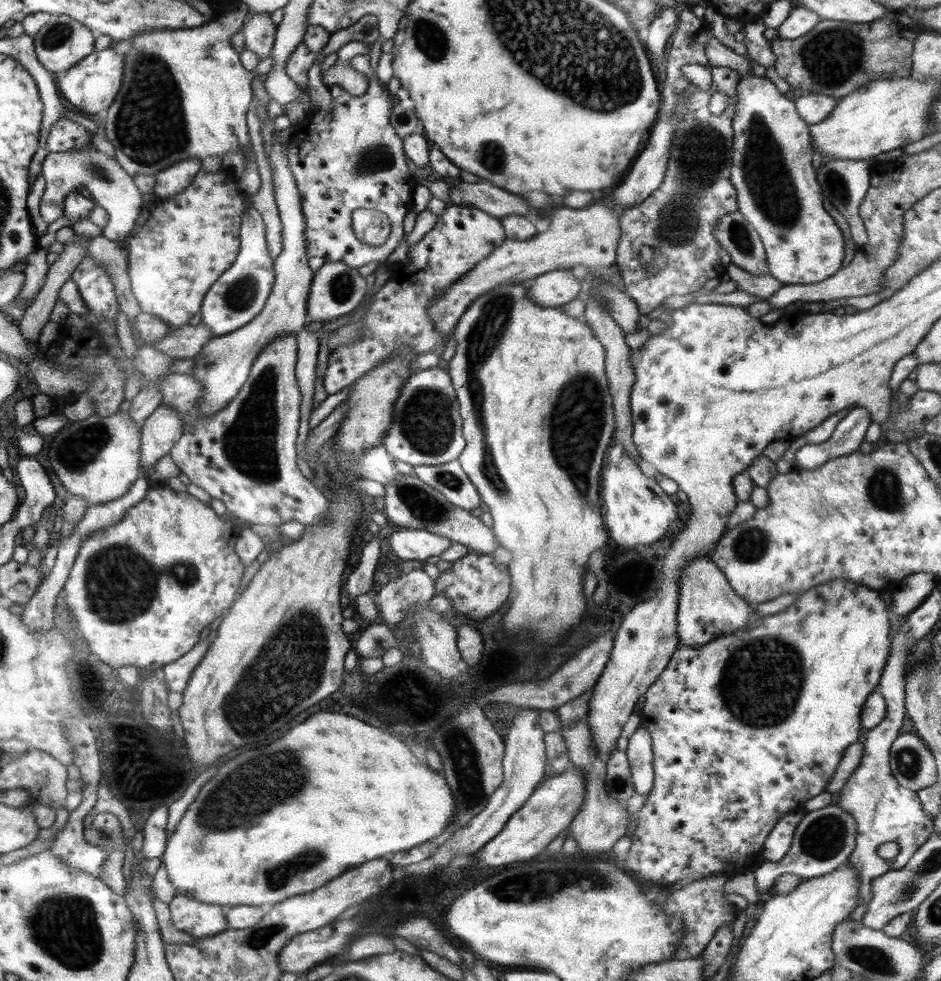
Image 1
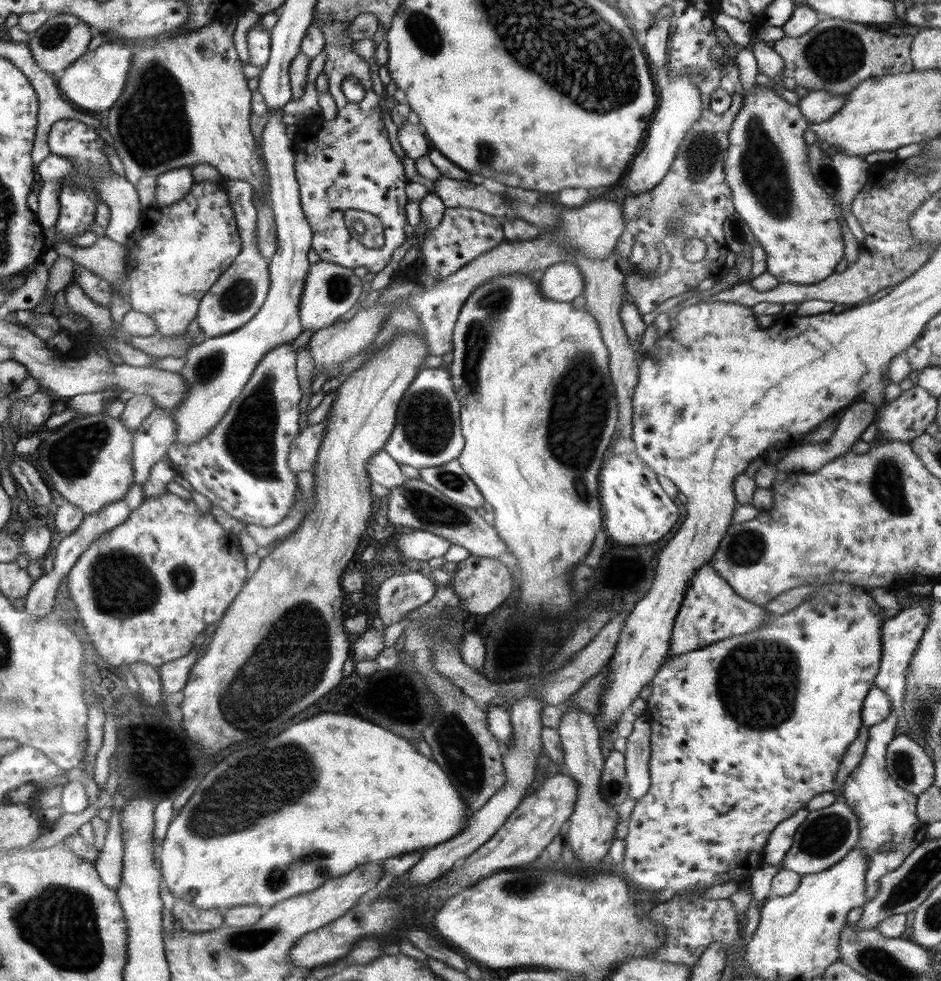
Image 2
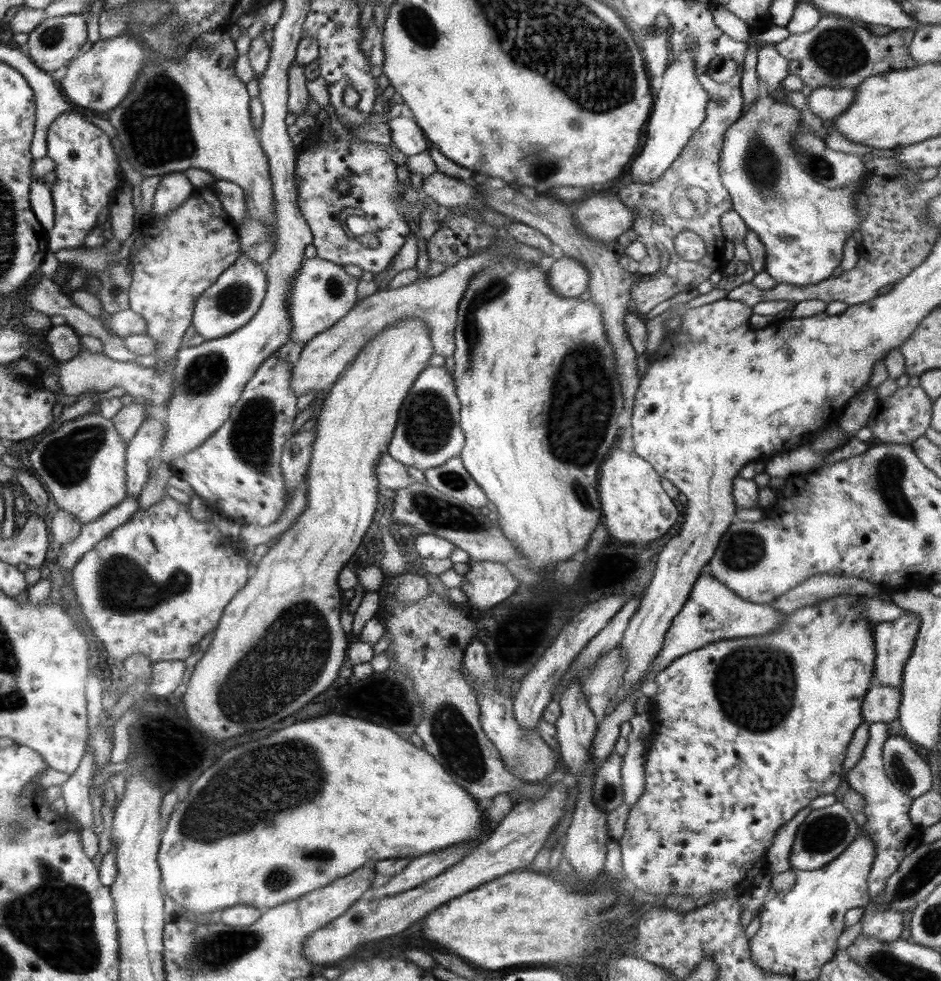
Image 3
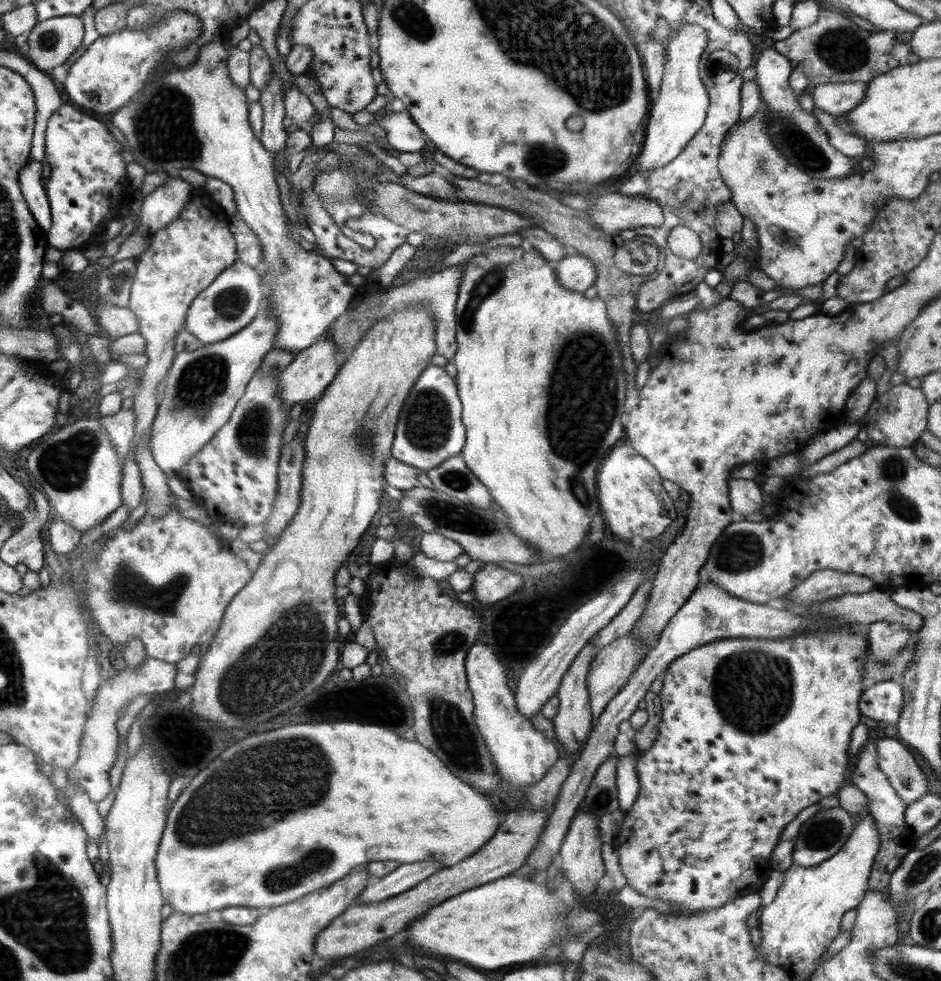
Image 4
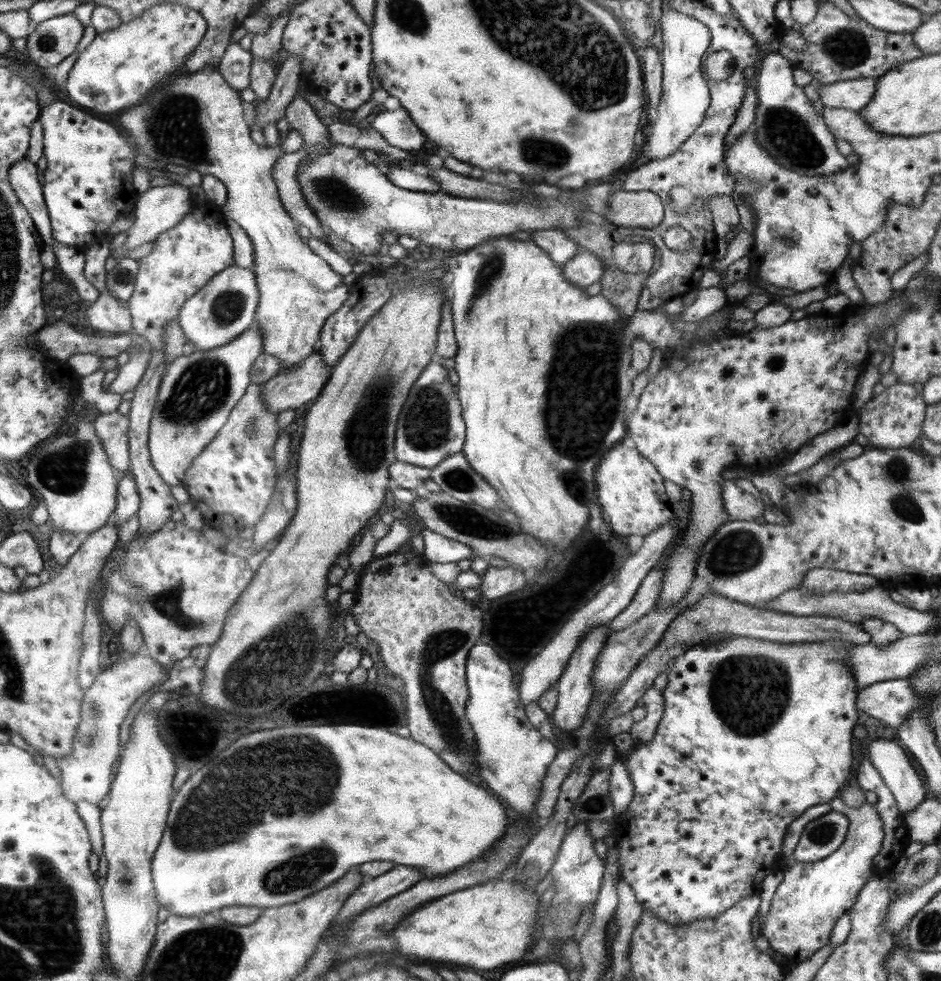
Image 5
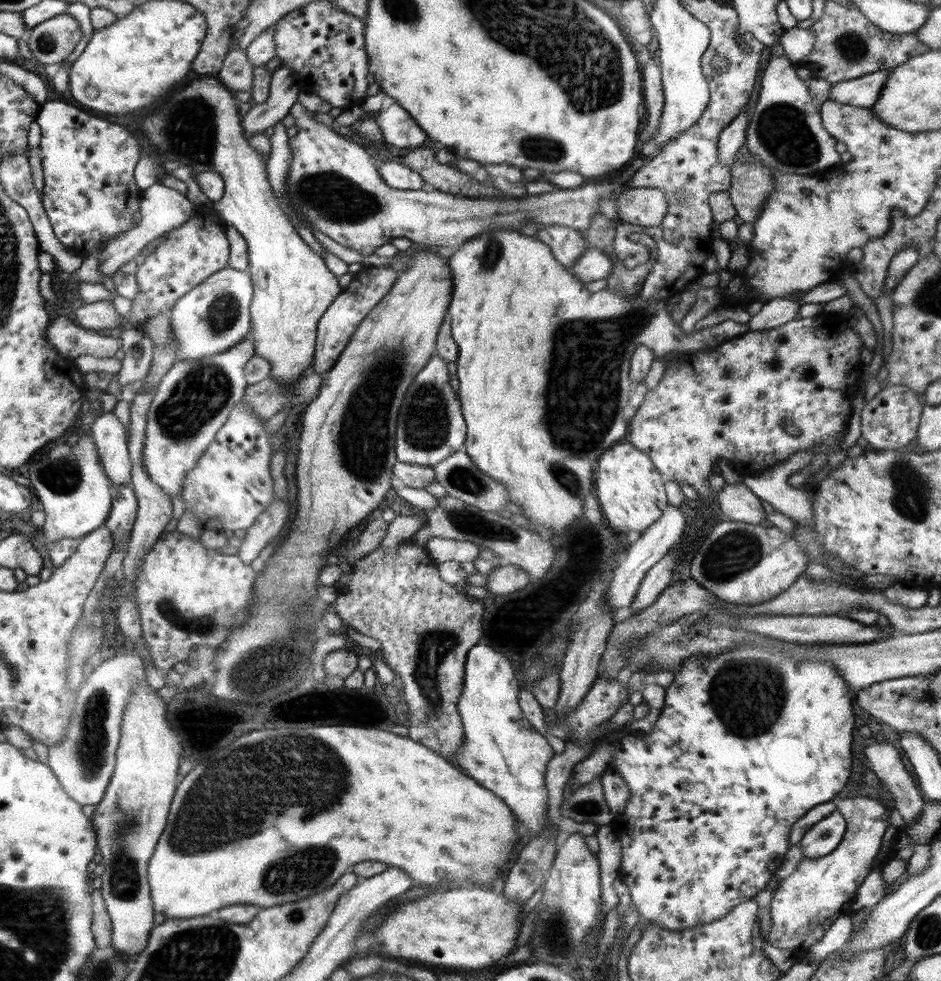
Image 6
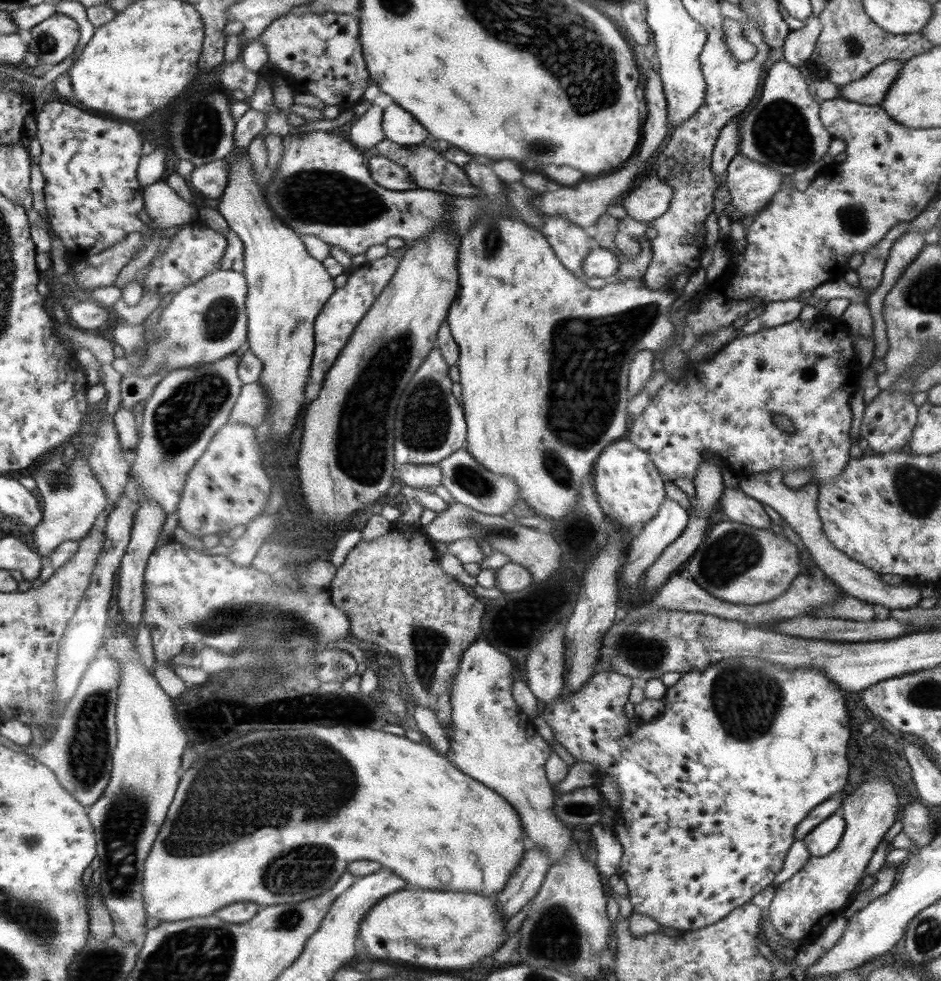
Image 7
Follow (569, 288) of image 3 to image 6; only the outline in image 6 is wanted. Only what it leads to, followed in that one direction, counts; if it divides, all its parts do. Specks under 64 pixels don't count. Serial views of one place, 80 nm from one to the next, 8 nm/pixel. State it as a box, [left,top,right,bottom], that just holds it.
[571,248,613,284]

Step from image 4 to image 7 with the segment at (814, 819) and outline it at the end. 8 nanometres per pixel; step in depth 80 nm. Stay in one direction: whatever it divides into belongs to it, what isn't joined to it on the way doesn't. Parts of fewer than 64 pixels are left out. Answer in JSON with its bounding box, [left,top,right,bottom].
[803,812,845,856]

